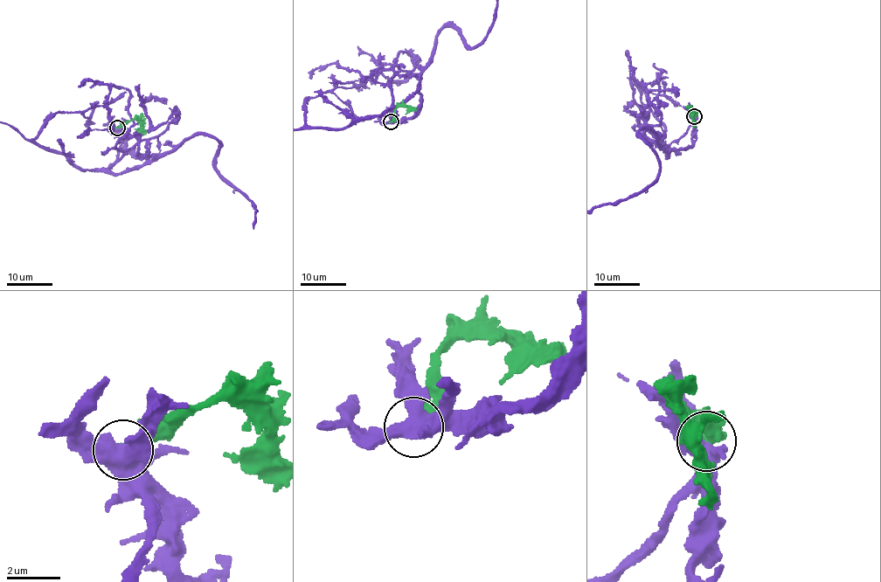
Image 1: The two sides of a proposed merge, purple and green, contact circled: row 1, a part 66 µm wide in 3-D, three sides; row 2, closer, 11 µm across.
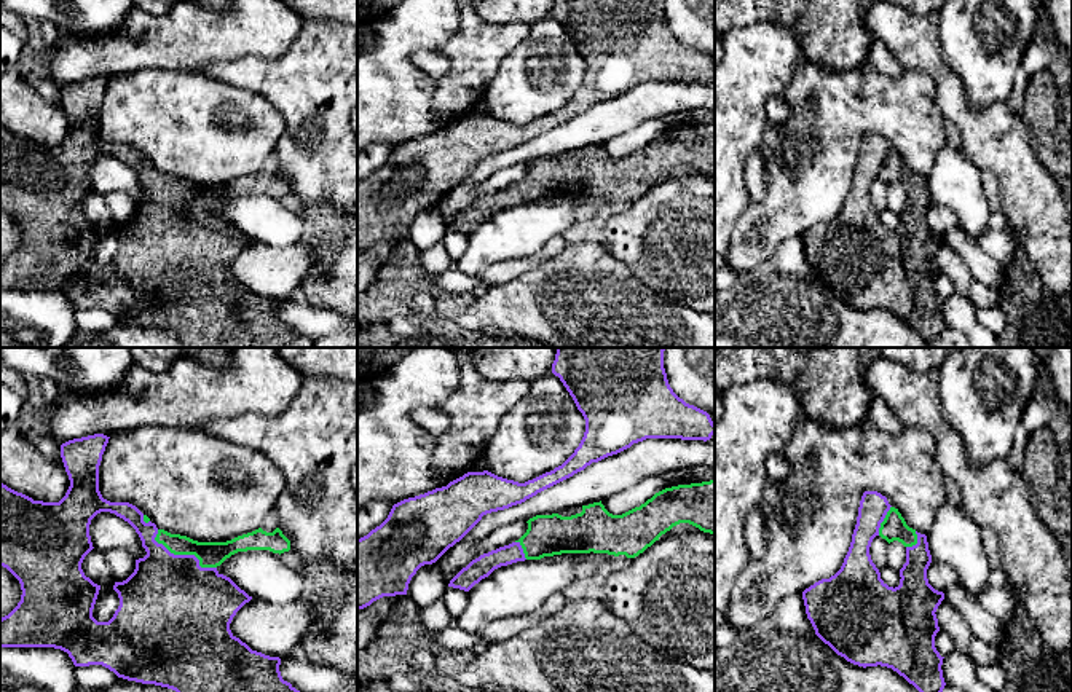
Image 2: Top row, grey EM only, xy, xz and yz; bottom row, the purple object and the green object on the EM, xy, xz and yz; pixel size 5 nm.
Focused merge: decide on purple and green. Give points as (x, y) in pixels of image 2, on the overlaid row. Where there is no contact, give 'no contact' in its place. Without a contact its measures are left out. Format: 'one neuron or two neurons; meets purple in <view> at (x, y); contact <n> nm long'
one neuron; meets purple in xy at (182, 555); contact 360 nm long

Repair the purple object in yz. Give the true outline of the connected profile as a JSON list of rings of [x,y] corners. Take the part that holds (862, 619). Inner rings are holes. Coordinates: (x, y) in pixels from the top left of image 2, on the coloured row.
[[[865,491],[841,569],[802,592],[815,635],[858,666],[887,666],[919,692],[943,692],[943,659],[935,647],[936,609],[944,593],[927,579],[927,536],[909,528],[885,496]],[[876,536],[906,547],[900,585],[889,587],[871,560]]]

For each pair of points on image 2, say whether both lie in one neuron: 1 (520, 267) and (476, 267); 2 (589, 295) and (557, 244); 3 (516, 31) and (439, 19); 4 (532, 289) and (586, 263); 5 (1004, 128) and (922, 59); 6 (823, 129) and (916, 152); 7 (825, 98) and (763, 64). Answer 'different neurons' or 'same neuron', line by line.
1: different neurons
2: different neurons
3: different neurons
4: same neuron
5: same neuron
6: same neuron
7: different neurons

